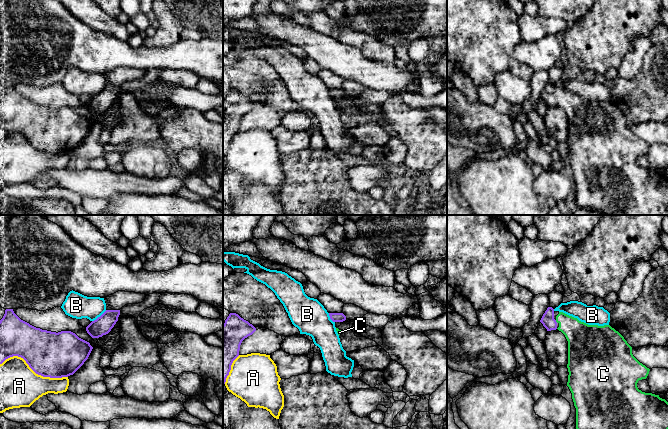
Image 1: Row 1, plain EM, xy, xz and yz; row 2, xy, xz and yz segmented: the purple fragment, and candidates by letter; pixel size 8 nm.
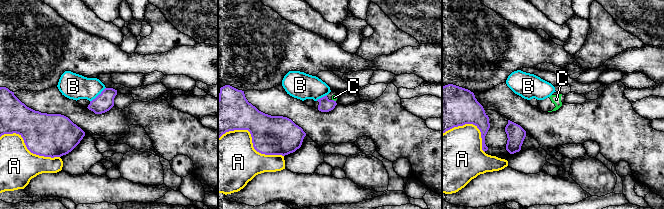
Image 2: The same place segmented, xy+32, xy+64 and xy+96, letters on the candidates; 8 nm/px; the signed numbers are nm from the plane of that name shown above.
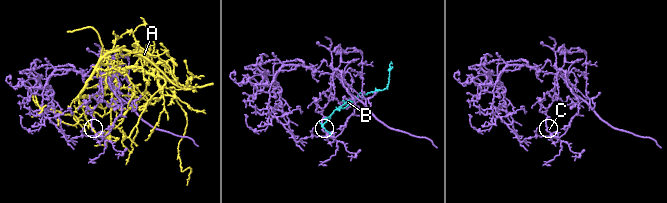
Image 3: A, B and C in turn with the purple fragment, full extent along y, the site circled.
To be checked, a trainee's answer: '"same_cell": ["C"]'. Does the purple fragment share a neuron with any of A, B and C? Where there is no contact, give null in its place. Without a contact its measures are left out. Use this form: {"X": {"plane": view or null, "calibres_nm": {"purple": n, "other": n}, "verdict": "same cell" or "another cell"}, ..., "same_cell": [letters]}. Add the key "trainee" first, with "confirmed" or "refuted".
{"trainee": "confirmed", "A": {"plane": "xy", "calibres_nm": {"purple": 360, "other": 320}, "verdict": "another cell"}, "B": {"plane": "xy", "calibres_nm": {"purple": 150, "other": 200}, "verdict": "another cell"}, "C": {"plane": "yz", "calibres_nm": {"purple": 110, "other": 240}, "verdict": "same cell"}, "same_cell": ["C"]}

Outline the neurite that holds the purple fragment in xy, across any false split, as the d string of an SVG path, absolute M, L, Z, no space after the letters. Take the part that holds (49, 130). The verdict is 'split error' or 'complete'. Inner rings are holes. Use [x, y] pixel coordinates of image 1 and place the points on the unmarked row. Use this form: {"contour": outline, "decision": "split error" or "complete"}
{"contour": "M6 85L0 96L0 140L18 132L38 151L62 154L73 151L88 135L93 123L71 107L51 108L36 104L21 96L13 87Z", "decision": "complete"}

